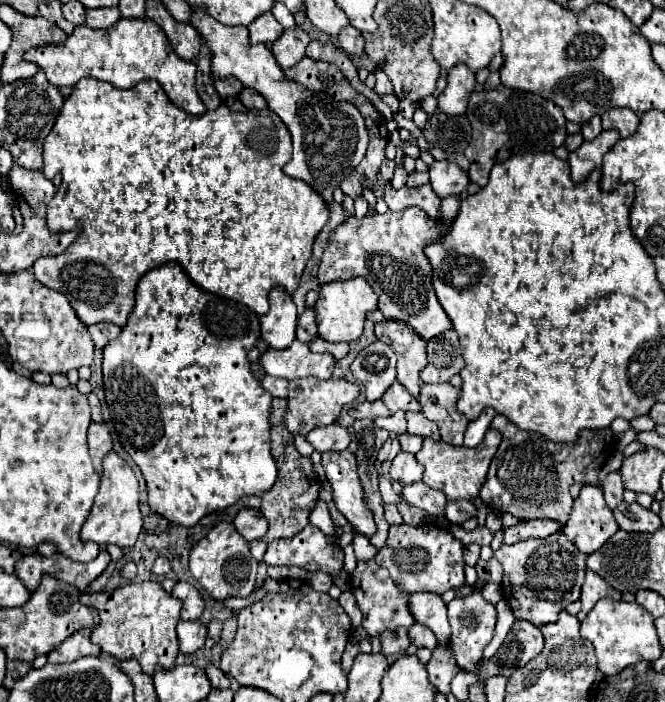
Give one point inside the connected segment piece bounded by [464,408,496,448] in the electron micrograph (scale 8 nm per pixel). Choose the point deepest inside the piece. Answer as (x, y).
(477, 428)

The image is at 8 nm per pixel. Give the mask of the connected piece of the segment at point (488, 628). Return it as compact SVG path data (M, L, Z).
M472 592L466 598L454 598L448 604L448 618L450 618L450 626L452 626L450 648L456 656L458 666L464 672L478 674L478 662L482 660L482 650L492 640L494 628L496 628L496 608L494 608L494 604L486 602L480 592Z

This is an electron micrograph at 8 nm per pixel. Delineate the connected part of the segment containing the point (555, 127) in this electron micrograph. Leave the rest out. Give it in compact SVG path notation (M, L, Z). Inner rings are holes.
M502 84L494 90L474 92L468 102L466 118L472 126L472 142L464 150L464 156L470 162L468 176L480 188L486 186L494 164L524 152L554 152L566 138L566 118L554 102Z

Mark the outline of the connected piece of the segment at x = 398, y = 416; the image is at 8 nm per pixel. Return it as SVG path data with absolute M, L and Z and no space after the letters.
M396 412L396 414L390 414L386 418L376 418L374 424L378 424L380 428L384 428L388 432L394 432L394 434L404 434L406 432L404 412Z

